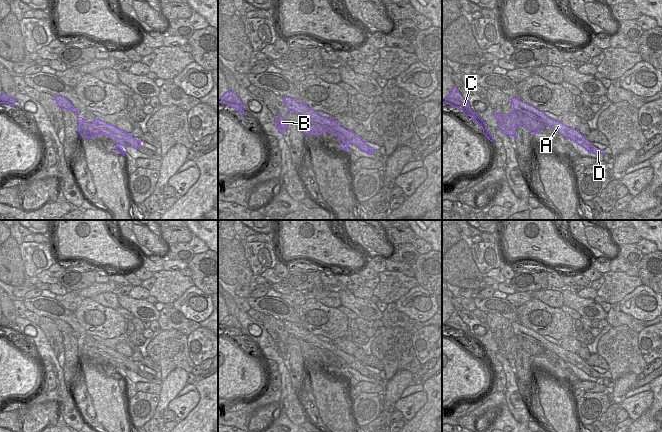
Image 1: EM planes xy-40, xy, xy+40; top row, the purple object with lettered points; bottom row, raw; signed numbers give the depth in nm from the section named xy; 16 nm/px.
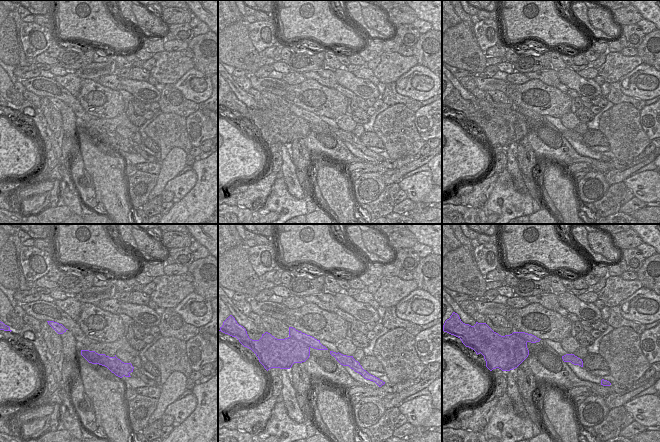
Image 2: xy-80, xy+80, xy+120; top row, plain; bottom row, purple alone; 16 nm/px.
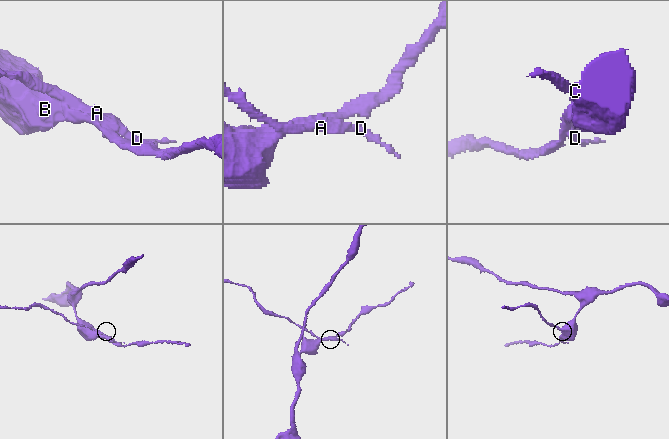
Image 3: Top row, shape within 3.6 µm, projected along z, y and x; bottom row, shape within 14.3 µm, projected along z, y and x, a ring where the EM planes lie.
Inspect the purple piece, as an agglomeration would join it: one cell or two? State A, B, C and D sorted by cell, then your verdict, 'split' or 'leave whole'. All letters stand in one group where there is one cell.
groups A D / B C; split

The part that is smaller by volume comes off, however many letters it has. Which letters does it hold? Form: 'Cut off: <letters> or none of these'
Cut off: A, D

